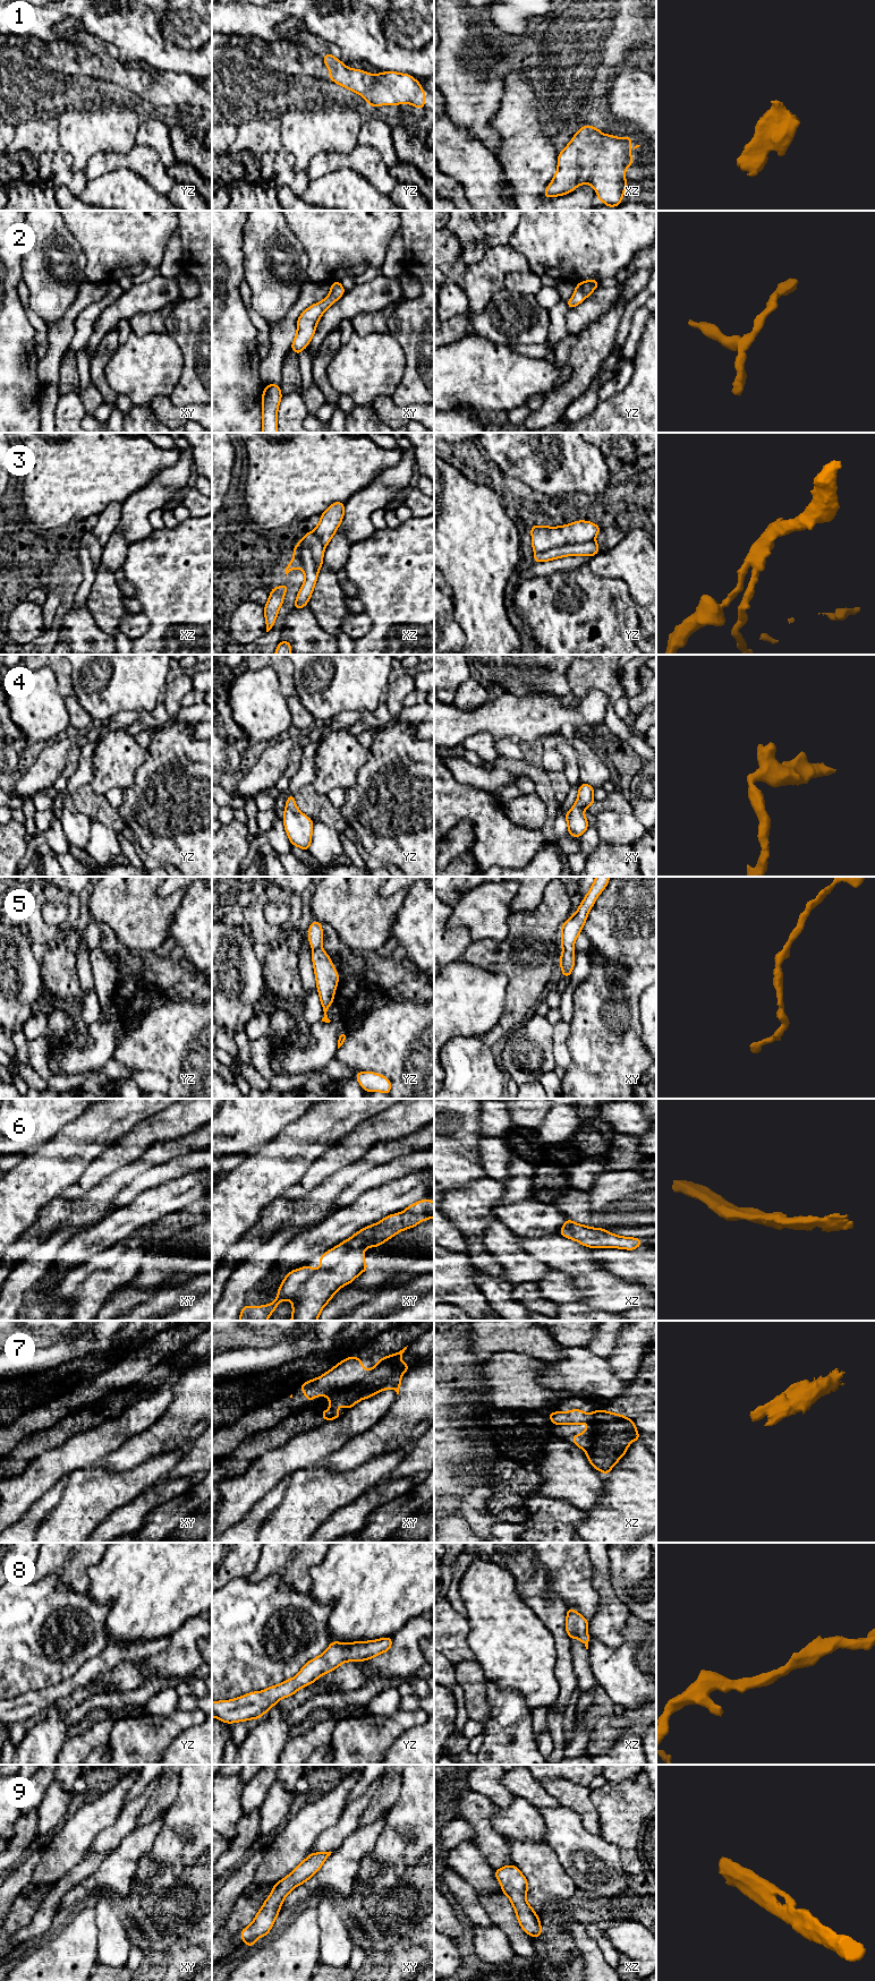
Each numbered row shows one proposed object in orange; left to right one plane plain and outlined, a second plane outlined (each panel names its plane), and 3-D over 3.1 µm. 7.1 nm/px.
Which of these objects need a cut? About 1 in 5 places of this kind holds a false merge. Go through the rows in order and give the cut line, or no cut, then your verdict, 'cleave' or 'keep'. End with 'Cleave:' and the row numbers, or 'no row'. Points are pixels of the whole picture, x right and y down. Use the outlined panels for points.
1: no cut; keep
2: no cut; keep
3: no cut; keep
4: no cut; keep
5: no cut; keep
6: no cut; keep
7: no cut; keep
8: no cut; keep
9: no cut; keep
Cleave: no row

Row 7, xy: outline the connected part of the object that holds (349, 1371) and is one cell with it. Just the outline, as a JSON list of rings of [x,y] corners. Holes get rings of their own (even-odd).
[[[407,1347],[377,1360],[371,1371],[365,1369],[359,1357],[346,1358],[322,1376],[303,1383],[300,1390],[308,1402],[315,1397],[328,1397],[332,1408],[321,1412],[324,1420],[342,1416],[343,1412],[337,1411],[338,1406],[345,1404],[348,1410],[358,1401],[386,1389],[393,1389],[399,1394],[401,1375],[410,1369],[408,1364],[400,1360]]]

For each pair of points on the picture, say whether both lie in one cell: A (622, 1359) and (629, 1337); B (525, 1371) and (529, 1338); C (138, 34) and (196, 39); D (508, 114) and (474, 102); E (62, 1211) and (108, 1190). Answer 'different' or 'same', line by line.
A: same
B: different
C: different
D: different
E: same

